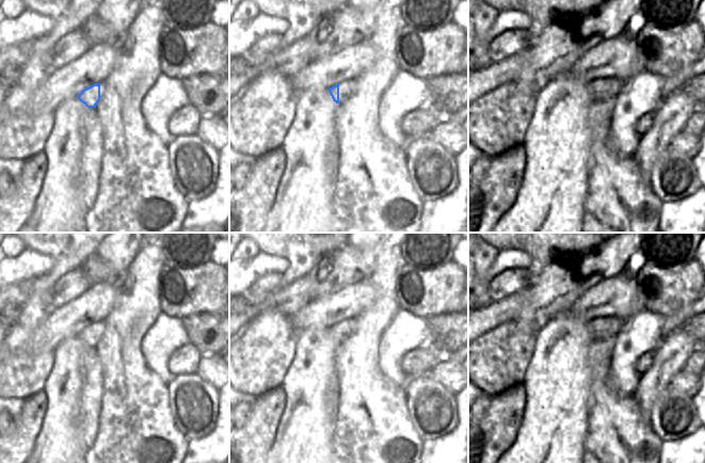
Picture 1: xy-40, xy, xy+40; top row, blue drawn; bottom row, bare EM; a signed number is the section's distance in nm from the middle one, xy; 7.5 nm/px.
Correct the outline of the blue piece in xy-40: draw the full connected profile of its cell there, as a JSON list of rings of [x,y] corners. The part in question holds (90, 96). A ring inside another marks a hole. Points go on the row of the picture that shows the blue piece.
[[[100,83],[93,84],[77,96],[79,100],[84,103],[87,108],[96,108],[96,105],[100,100]]]

